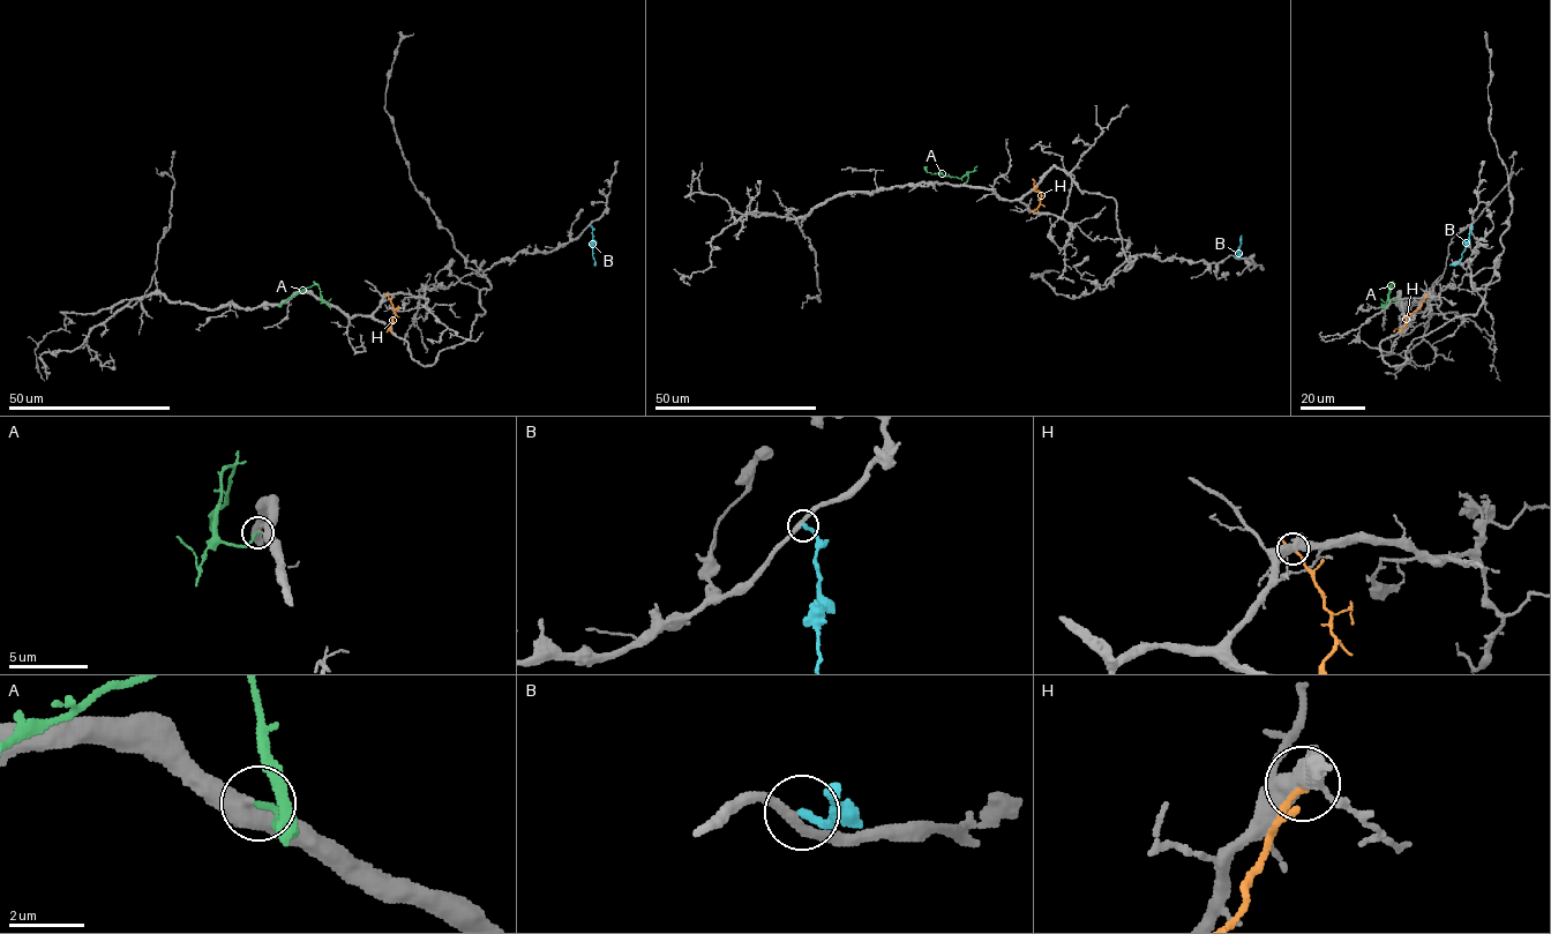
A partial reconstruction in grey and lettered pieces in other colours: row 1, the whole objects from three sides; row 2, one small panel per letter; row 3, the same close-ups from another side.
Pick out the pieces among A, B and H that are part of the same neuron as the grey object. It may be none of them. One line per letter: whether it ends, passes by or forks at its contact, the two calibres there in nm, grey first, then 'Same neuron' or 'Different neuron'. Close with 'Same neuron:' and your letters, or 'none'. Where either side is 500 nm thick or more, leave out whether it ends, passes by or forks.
A: It ends there. Thickness 360 nm (grey) against 160 nm. Same neuron
B: It ends there. Thickness 260 nm (grey) against 240 nm. Different neuron
H: Thickness 550 nm (grey) against 240 nm. Different neuron
Same neuron: A

